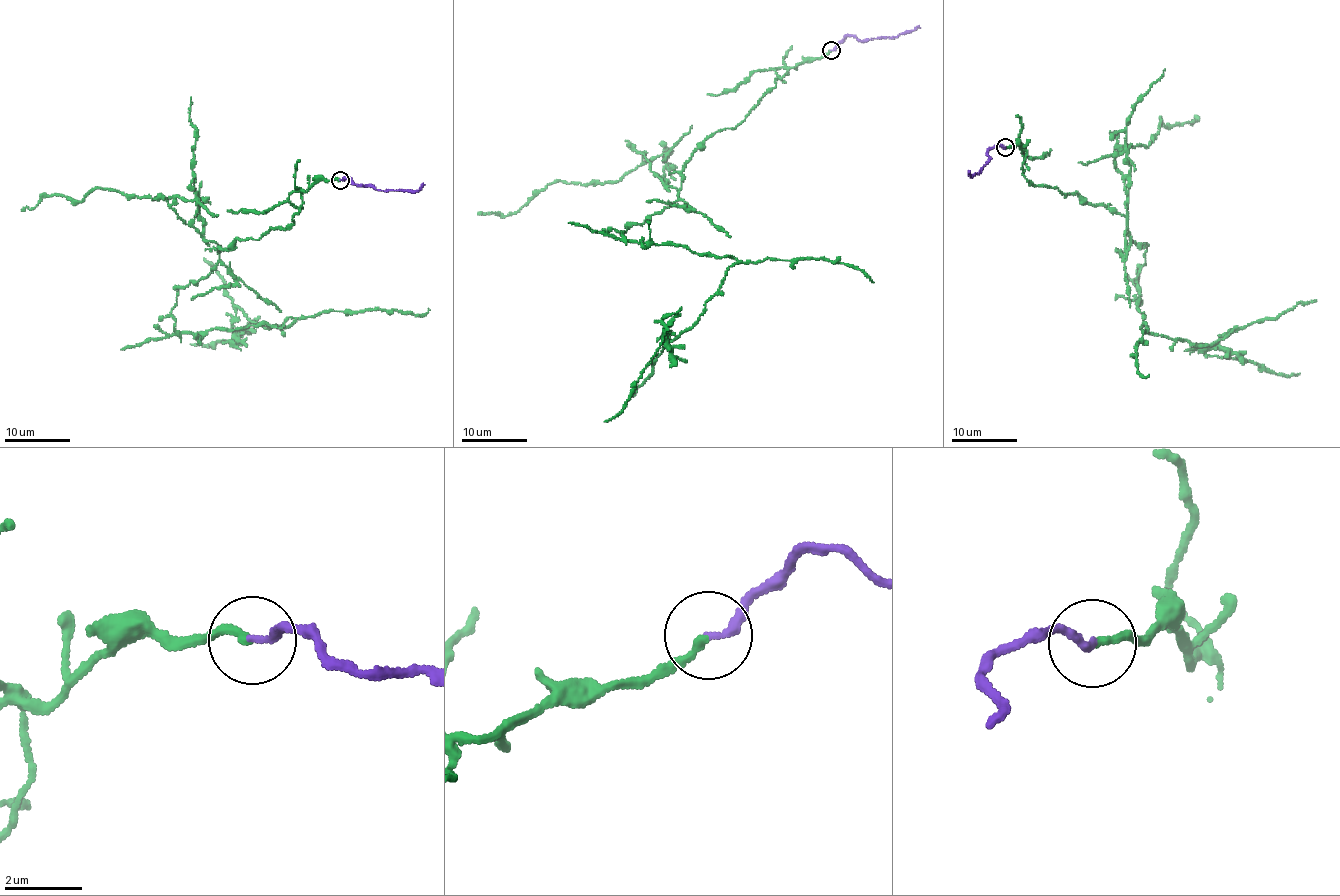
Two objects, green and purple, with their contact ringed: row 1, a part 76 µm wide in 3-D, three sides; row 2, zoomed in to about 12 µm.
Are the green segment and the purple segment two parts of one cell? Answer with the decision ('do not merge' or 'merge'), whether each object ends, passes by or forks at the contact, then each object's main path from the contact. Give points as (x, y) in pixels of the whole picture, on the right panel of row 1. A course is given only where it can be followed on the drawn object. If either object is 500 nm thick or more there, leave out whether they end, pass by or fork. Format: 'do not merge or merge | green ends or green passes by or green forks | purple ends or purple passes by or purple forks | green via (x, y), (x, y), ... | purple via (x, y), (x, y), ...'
do not merge | green ends | purple ends | green via (1005, 147), (1029, 182), (1126, 218), (1146, 248), (1141, 328), (1196, 346), (1234, 328), (1207, 354), (1299, 373) | purple via (1005, 147), (998, 146), (986, 152), (989, 160), (979, 174), (975, 173), (972, 177), (970, 171)

